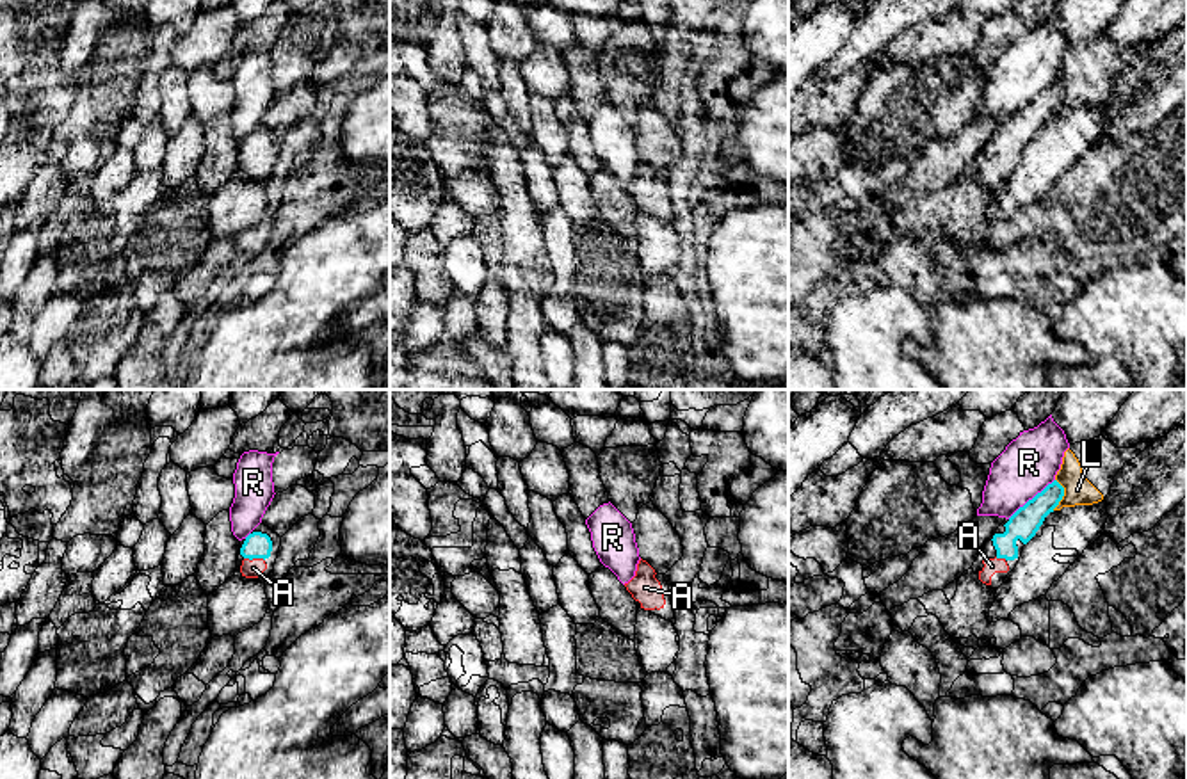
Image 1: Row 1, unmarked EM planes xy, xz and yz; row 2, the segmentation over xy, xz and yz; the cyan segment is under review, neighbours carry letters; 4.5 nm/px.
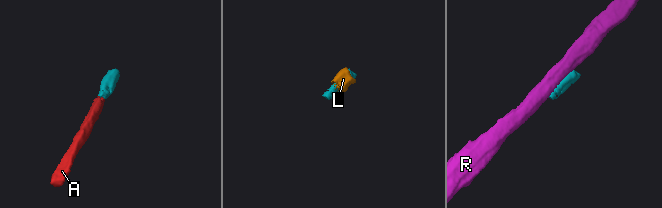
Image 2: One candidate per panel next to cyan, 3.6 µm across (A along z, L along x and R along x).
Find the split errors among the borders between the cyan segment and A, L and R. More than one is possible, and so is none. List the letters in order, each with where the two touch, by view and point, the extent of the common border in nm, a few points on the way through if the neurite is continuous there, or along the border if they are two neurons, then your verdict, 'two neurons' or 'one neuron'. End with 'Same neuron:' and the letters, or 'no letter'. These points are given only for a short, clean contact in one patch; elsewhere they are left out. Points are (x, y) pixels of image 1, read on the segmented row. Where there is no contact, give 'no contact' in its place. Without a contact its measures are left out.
A: contact xy (255, 557); length 100 nm; way xy (257, 545), (255, 557), (253, 568); one neuron
L: contact yz (1063, 495); length 140 nm; border yz (1056, 479), (1063, 488), (1063, 498), (1052, 509); two neurons
R: contact yz (1033, 498); length 280 nm; two neurons
Same neuron: A

